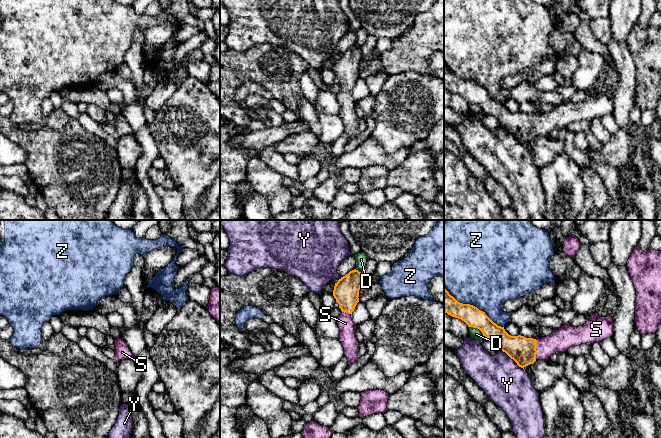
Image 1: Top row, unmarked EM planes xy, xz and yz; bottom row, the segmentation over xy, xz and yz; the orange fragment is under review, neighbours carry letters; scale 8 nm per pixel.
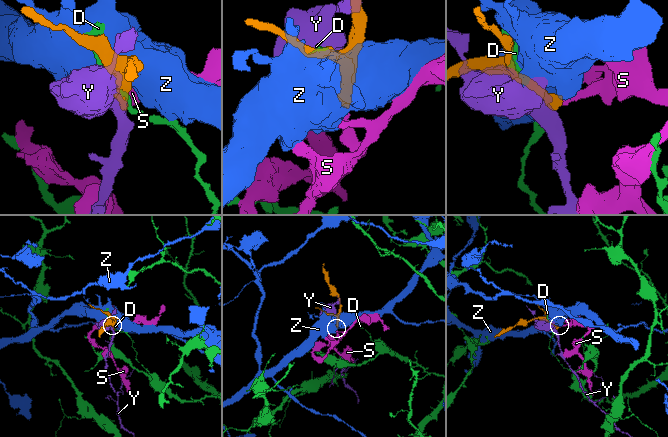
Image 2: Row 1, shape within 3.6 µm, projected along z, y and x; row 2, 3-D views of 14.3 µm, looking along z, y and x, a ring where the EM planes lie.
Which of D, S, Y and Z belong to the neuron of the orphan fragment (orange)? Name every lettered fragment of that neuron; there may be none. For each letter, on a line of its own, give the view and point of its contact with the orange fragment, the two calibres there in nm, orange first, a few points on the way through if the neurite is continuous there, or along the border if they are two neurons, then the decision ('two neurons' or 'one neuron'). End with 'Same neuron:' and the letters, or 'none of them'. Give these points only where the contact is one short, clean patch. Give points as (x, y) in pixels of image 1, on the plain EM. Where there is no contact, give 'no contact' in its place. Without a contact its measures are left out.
D: contact yz (478, 104); calibres 160 and 90 nm; two neurons
S: contact yz (535, 125); calibres 220 and 180 nm; way yz (522, 126), (535, 125), (542, 125), (562, 115); one neuron
Y: contact yz (512, 134); calibres 220 and 360 nm; border yz (500, 125), (523, 145); two neurons
Z: contact yz (472, 81); calibres 160 and 500 nm; two neurons
Same neuron: S

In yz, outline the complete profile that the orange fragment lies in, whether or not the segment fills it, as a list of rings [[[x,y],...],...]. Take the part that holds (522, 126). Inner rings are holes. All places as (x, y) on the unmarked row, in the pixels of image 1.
[[[445,64],[444,88],[461,95],[468,103],[479,105],[484,114],[495,116],[500,126],[523,145],[536,136],[548,136],[556,128],[566,128],[573,122],[593,120],[613,112],[613,93],[600,93],[597,88],[582,102],[563,101],[551,111],[540,115],[511,112],[485,88],[473,81],[458,78]]]

